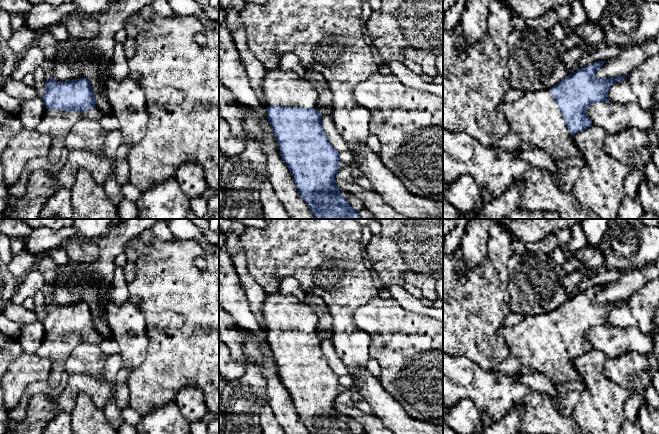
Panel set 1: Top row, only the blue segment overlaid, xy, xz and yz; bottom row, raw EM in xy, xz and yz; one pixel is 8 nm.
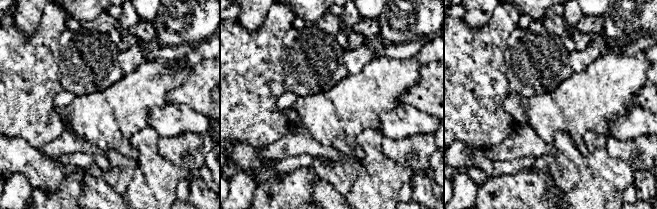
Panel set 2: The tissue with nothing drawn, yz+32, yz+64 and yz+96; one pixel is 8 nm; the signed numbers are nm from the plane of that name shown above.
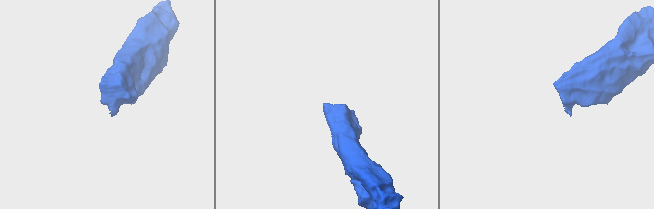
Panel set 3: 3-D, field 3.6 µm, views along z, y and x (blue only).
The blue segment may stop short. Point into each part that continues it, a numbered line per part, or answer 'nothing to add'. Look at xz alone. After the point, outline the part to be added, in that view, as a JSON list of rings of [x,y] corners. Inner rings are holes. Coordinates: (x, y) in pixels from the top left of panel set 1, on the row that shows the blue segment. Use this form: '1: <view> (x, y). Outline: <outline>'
1: xz (279, 88). Outline: [[[278,65],[266,70],[261,84],[262,103],[270,106],[316,108],[318,92],[293,71],[283,71]]]

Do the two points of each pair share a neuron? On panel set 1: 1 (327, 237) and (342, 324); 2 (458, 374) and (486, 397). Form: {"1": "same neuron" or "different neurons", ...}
{"1": "same neuron", "2": "same neuron"}

